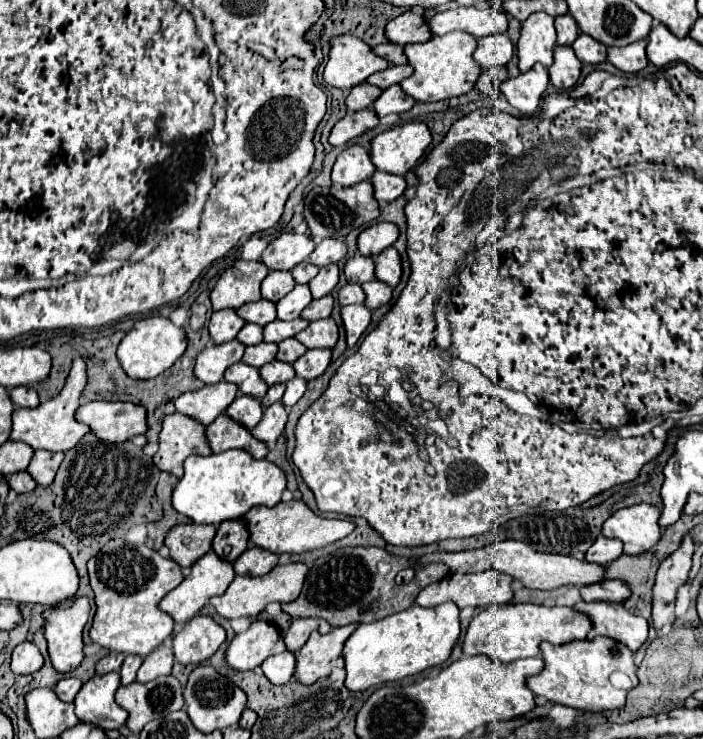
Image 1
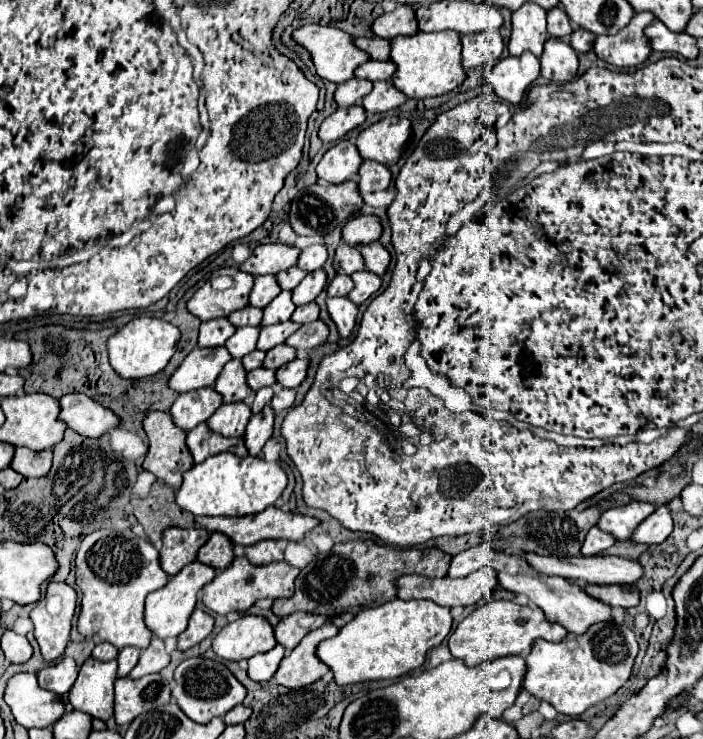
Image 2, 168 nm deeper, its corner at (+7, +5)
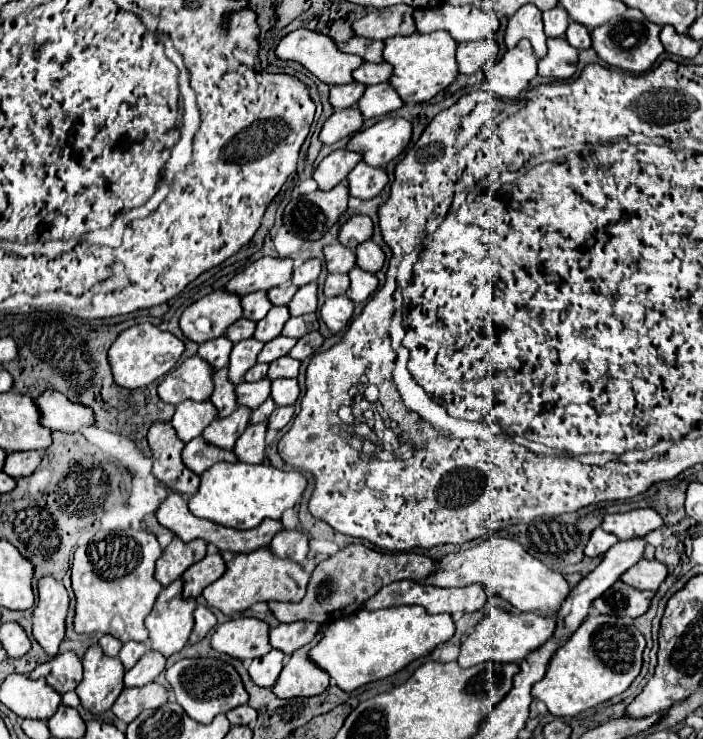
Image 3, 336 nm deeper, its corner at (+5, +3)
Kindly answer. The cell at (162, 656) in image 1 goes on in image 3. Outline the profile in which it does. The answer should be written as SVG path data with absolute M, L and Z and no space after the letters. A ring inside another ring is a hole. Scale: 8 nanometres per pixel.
M149 650L129 672L125 672L125 686L145 686L153 682L163 672L163 668L165 668L163 654Z

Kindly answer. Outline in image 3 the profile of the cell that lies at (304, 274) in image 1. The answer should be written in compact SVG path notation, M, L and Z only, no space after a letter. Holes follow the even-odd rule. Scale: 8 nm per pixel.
M285 284L285 286L277 286L277 288L271 288L267 292L267 298L271 300L273 306L289 306L293 294L297 292L297 288L293 284Z

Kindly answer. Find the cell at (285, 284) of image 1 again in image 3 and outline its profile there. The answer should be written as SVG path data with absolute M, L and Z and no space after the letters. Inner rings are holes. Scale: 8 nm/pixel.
M253 292L241 298L241 306L243 306L243 318L259 322L271 310L273 304L269 302L265 292Z

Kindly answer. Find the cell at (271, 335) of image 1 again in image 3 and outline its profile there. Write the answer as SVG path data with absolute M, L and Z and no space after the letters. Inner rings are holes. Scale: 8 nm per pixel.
M277 336L275 340L267 342L265 348L261 350L257 362L265 362L265 364L271 364L273 360L281 358L281 356L287 356L289 350L295 346L295 338L285 338L285 336Z

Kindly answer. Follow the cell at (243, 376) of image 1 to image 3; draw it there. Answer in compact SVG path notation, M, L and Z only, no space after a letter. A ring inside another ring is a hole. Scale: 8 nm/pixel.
M227 368L219 370L213 374L213 382L215 382L215 390L211 394L211 402L217 408L217 416L225 418L229 416L235 408L237 408L237 398L235 398L235 386L227 380Z

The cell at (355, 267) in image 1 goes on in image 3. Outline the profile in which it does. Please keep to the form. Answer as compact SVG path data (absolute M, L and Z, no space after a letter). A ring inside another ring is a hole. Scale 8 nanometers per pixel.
M339 242L325 246L323 254L329 272L349 272L351 268L355 268L355 254L349 248L341 246Z

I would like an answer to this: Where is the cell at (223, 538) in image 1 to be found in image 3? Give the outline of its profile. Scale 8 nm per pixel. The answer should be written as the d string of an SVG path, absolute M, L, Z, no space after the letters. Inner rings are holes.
M213 554L213 556L205 556L201 562L193 564L191 568L185 570L185 574L181 576L183 580L183 598L197 598L205 586L209 586L211 582L215 582L217 578L221 578L221 574L225 572L225 562L221 558L221 554Z

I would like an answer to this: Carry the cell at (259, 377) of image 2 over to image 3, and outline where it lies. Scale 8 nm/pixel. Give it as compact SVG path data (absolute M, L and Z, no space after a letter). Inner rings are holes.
M263 378L259 382L243 382L237 386L237 404L247 406L249 410L255 410L259 404L263 404L269 398L269 386L271 380Z

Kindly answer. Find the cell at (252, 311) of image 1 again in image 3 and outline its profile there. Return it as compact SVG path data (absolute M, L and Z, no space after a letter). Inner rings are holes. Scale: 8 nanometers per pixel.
M239 318L235 324L231 324L231 326L227 328L227 334L225 334L225 336L235 344L235 342L241 342L241 340L251 338L253 332L255 332L255 322L245 320L245 318Z

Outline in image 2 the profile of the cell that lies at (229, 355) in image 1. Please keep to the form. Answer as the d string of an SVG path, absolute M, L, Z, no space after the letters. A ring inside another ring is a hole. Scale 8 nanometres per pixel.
M225 346L195 348L185 356L183 364L175 370L175 374L169 380L169 386L177 392L189 392L193 388L213 386L215 378L229 360L231 356Z

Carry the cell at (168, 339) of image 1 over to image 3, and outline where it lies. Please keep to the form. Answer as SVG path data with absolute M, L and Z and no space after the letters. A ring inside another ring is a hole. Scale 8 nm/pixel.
M145 322L135 324L127 330L123 330L117 340L109 348L109 364L113 370L113 380L127 390L145 388L153 380L165 376L169 370L175 368L179 356L183 354L185 346L179 338L175 338L171 332L161 332L157 326Z

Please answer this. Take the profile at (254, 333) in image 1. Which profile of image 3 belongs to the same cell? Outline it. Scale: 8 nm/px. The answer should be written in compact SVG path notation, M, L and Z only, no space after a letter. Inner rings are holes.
M249 338L249 340L243 340L239 344L233 346L233 352L231 352L231 362L229 362L229 380L237 386L243 382L243 376L245 372L255 366L257 362L257 356L263 348L263 342L255 340L255 338Z

